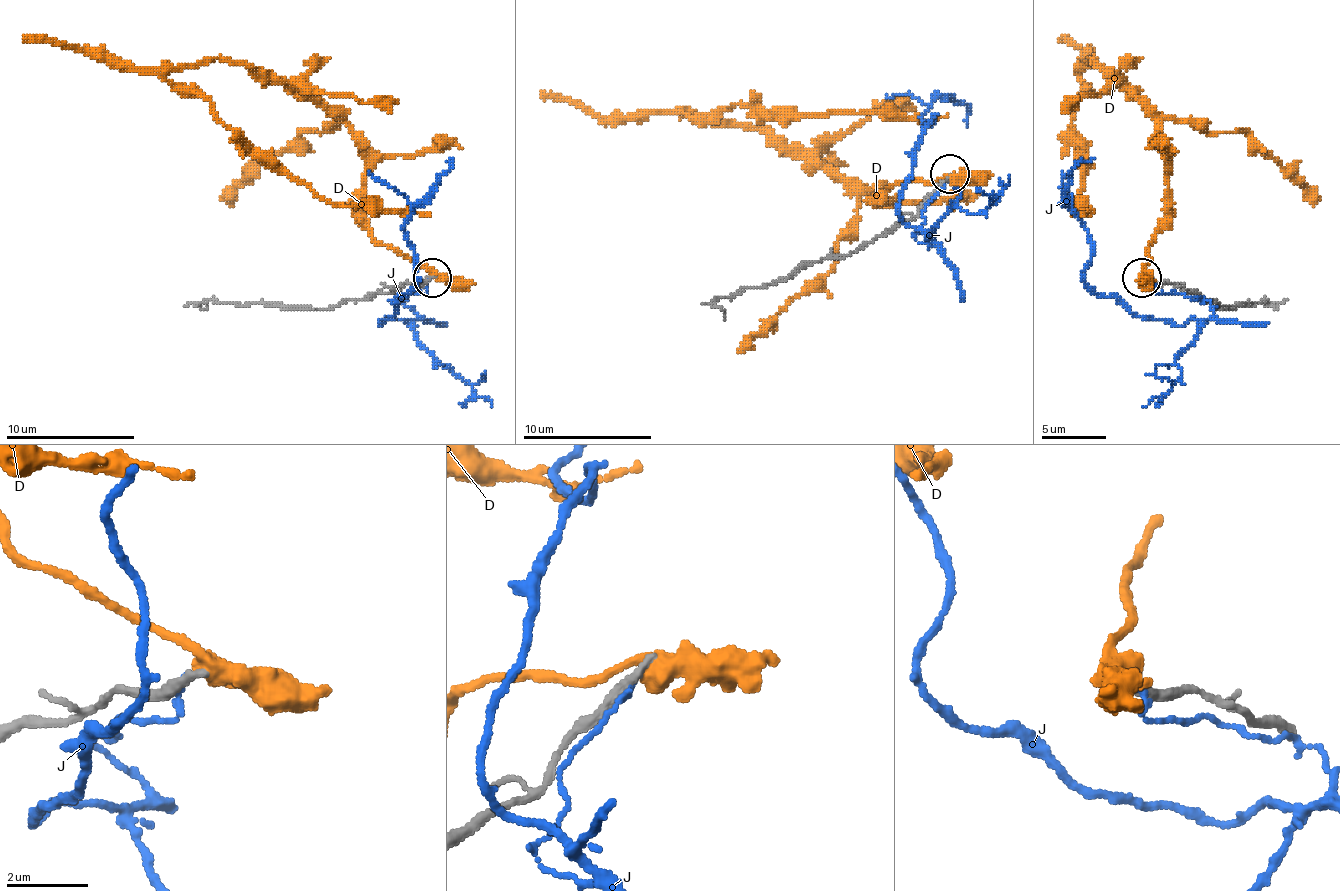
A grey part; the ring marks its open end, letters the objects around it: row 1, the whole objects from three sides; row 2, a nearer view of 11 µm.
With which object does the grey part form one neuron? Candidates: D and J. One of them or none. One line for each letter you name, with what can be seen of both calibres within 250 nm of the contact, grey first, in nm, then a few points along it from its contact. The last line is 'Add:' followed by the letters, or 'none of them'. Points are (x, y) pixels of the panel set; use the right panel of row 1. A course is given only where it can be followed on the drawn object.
Add: none of them

